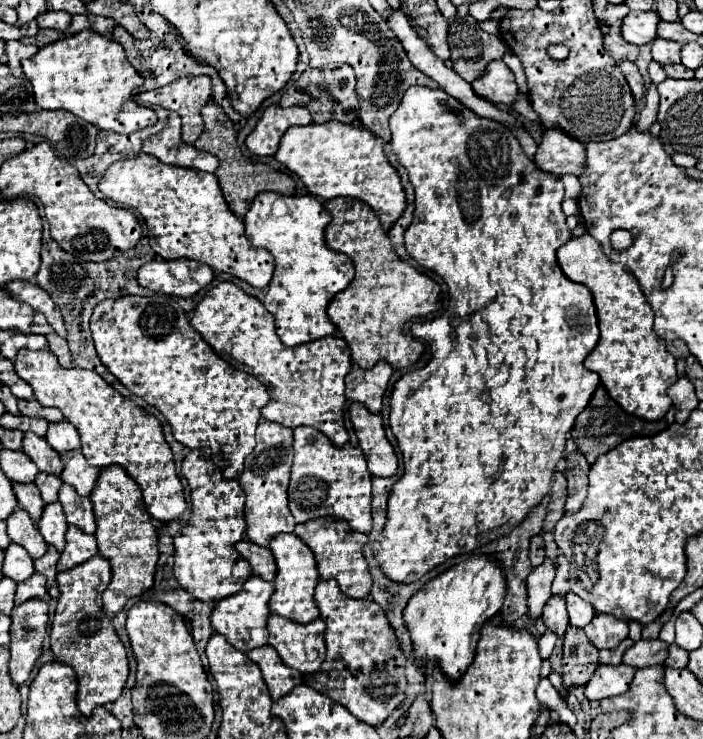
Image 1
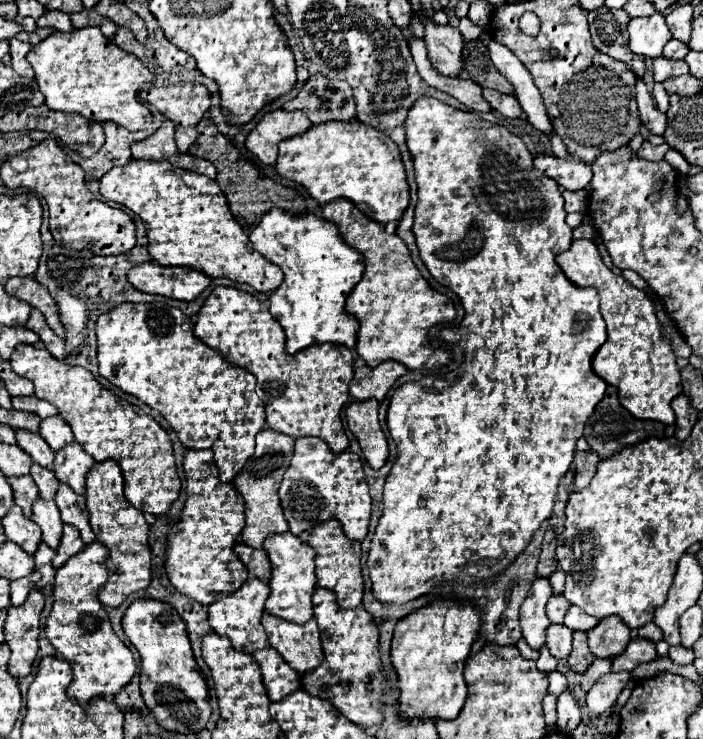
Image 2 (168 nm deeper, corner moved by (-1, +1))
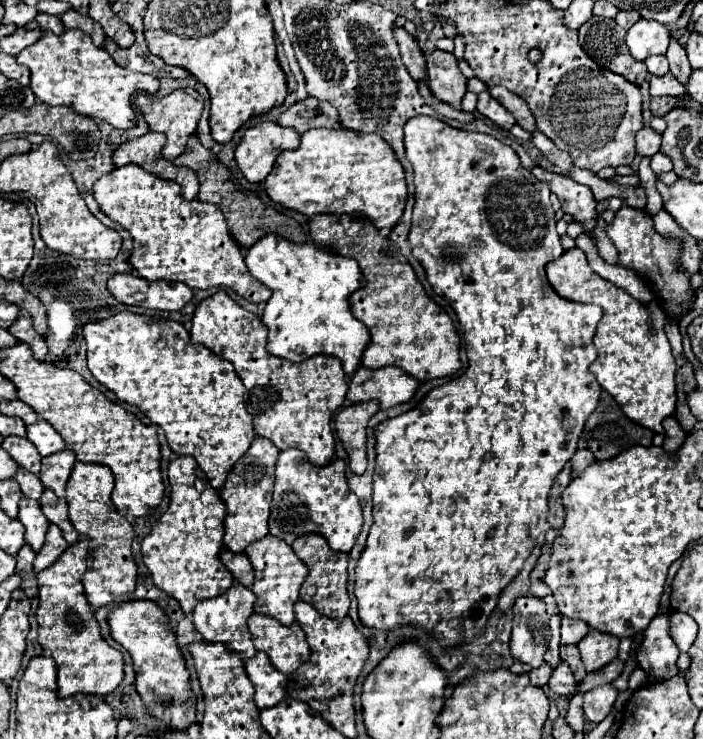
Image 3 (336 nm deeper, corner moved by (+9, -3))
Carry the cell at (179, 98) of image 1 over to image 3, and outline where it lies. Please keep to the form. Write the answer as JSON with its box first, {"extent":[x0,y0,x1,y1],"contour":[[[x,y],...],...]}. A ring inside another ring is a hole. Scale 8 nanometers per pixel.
{"extent":[136,90,202,160],"contour":[[[174,90],[172,94],[164,96],[164,98],[156,98],[156,96],[148,96],[148,94],[138,94],[136,96],[136,104],[140,106],[140,110],[144,112],[144,118],[150,126],[150,130],[154,132],[162,132],[166,134],[166,144],[162,148],[162,156],[166,160],[174,160],[176,156],[180,156],[186,148],[186,140],[190,134],[194,134],[198,120],[200,120],[200,112],[202,112],[202,98],[198,96],[198,92],[186,92],[186,90]]]}

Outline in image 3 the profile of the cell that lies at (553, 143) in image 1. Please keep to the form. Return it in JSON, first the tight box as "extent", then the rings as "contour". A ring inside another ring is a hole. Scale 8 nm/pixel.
{"extent":[532,166,596,234],"contour":[[[540,166],[532,168],[532,174],[540,180],[546,182],[550,186],[550,190],[558,196],[558,200],[562,202],[562,210],[572,214],[574,220],[584,224],[584,232],[590,234],[596,222],[596,200],[592,196],[592,190],[584,184],[576,184],[572,178],[564,176],[564,174],[554,174],[548,172]]]}

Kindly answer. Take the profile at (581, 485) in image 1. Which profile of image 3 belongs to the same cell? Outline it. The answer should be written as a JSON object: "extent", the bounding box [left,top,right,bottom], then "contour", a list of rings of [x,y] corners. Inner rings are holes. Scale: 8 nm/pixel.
{"extent":[570,450,596,478],"contour":[[[578,450],[578,452],[572,456],[572,460],[570,460],[570,464],[572,464],[572,478],[576,478],[578,474],[582,474],[584,468],[588,468],[594,460],[596,460],[596,458],[594,458],[594,454],[592,454],[590,450]]]}

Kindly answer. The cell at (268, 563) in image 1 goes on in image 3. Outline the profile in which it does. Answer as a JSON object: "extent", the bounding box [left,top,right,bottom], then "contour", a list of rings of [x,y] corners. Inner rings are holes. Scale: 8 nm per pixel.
{"extent":[220,548,254,586],"contour":[[[224,548],[220,552],[220,560],[224,562],[224,566],[232,572],[232,576],[244,584],[244,586],[250,586],[254,582],[254,572],[252,572],[252,564],[248,560],[246,554],[236,554],[236,552],[230,552],[228,548]]]}

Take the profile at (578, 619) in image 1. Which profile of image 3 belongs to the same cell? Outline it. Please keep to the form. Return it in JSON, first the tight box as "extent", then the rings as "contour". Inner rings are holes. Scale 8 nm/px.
{"extent":[560,616,590,644],"contour":[[[564,616],[560,622],[560,642],[562,644],[578,644],[582,640],[582,636],[586,636],[588,630],[590,628],[584,620]]]}

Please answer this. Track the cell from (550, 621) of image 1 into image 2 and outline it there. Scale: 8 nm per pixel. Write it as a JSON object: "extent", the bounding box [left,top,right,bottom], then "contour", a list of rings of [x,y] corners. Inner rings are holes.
{"extent":[546,624,572,662],"contour":[[[552,624],[548,628],[546,646],[558,662],[564,662],[572,650],[572,630],[564,628],[564,624]]]}

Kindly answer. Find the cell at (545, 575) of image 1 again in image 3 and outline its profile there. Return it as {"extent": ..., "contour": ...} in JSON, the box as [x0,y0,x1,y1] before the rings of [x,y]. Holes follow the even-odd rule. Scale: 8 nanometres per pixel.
{"extent":[510,596,550,668],"contour":[[[520,596],[514,602],[514,624],[510,652],[516,660],[538,668],[544,662],[546,644],[550,638],[550,616],[546,614],[542,598]]]}

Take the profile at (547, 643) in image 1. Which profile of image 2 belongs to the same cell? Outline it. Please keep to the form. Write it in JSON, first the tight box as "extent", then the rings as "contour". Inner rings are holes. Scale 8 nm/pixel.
{"extent":[536,646,558,674],"contour":[[[546,646],[540,650],[540,658],[536,660],[536,664],[538,664],[538,670],[540,672],[544,672],[544,674],[550,674],[550,672],[554,672],[556,670],[556,666],[558,666],[558,660],[546,650]]]}

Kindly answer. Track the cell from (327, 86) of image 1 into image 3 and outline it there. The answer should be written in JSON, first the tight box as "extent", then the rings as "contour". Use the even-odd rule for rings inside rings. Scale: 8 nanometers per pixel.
{"extent":[278,96,340,134],"contour":[[[308,96],[282,112],[278,116],[278,124],[292,126],[298,134],[304,134],[310,128],[336,128],[340,126],[340,120],[338,110],[330,102]]]}

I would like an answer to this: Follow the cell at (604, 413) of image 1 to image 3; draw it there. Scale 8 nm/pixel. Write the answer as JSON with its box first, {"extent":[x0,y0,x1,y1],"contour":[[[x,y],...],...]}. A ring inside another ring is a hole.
{"extent":[582,392,654,460],"contour":[[[602,392],[600,396],[600,402],[598,402],[598,408],[594,410],[594,414],[586,420],[586,426],[584,426],[584,432],[582,432],[582,438],[588,442],[588,450],[600,458],[600,460],[606,460],[606,458],[612,458],[632,446],[648,446],[652,444],[652,436],[654,432],[632,422],[628,416],[624,416],[622,408],[614,402],[614,398],[608,394],[608,392]]]}

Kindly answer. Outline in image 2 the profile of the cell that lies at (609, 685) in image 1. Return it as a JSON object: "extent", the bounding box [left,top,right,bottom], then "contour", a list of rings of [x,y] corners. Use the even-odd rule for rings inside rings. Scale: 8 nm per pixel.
{"extent":[586,672,630,716],"contour":[[[630,672],[604,674],[596,682],[596,686],[592,686],[592,690],[586,694],[588,710],[594,712],[596,716],[606,714],[616,704],[616,698],[620,696],[620,692],[628,684],[628,680],[630,680]]]}

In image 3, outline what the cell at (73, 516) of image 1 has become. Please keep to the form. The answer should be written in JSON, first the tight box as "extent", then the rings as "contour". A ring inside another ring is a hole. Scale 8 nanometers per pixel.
{"extent":[40,490,80,546],"contour":[[[44,490],[42,500],[40,500],[40,506],[42,506],[44,516],[64,532],[64,540],[66,540],[70,546],[76,544],[78,538],[80,538],[80,534],[78,534],[76,528],[70,524],[66,500],[64,500],[64,498],[58,498],[58,496],[56,496],[54,492],[50,492],[50,490]]]}

